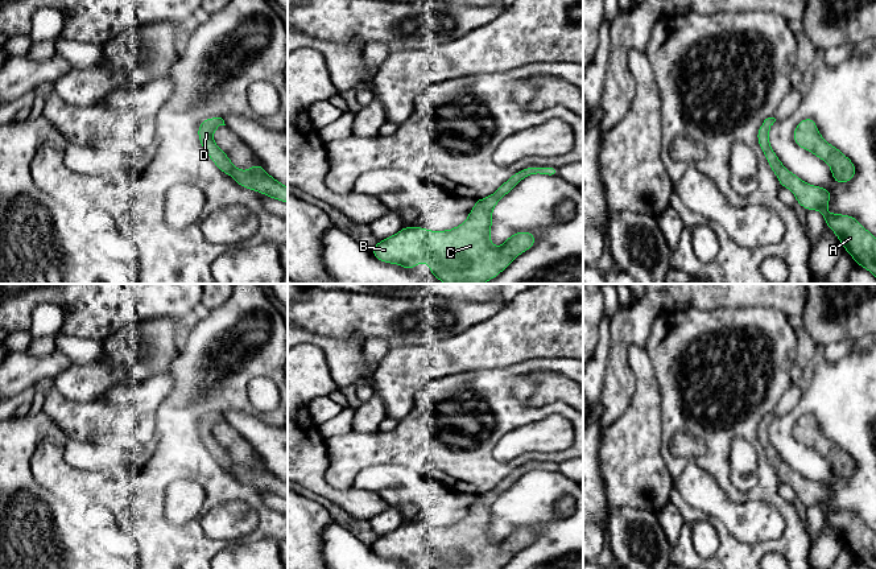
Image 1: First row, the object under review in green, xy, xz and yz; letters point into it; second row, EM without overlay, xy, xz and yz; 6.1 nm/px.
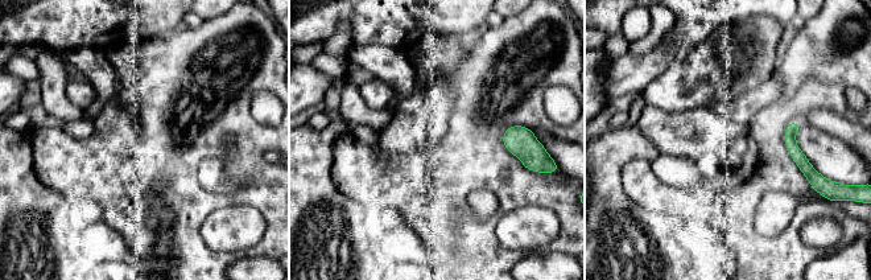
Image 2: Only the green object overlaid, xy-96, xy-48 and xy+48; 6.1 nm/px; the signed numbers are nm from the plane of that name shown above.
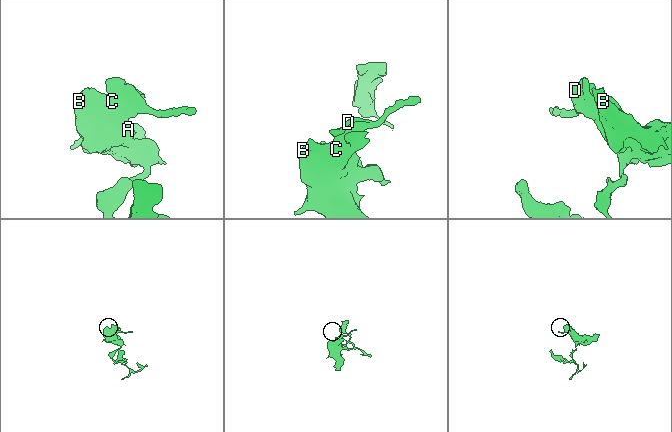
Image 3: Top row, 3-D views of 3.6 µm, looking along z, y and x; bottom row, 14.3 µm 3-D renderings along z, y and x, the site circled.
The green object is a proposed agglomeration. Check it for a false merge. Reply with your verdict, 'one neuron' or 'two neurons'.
one neuron

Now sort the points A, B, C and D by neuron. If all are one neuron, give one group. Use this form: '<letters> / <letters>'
A B C D

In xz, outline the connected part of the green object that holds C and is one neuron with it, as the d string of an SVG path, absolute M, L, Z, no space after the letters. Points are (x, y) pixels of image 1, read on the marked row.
M528 166L516 172L493 194L475 199L475 207L460 226L445 231L404 227L393 236L380 240L371 252L380 261L412 271L420 261L425 261L433 277L446 284L484 284L536 243L532 232L520 231L509 236L503 246L493 247L489 239L492 209L525 177L555 177L558 173L554 166Z

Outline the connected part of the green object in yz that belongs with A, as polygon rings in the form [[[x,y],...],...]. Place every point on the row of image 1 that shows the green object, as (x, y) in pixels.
[[[774,117],[763,121],[757,131],[757,141],[780,185],[792,190],[797,203],[803,209],[819,210],[826,226],[836,234],[843,248],[854,257],[855,264],[864,267],[876,277],[876,238],[852,215],[830,214],[826,206],[832,194],[826,187],[803,182],[782,165],[769,144],[769,129],[774,121]]]

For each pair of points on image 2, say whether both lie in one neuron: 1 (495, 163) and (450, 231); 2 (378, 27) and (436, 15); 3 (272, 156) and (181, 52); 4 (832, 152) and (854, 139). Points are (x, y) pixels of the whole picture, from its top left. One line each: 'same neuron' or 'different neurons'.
1: same neuron
2: same neuron
3: different neurons
4: different neurons

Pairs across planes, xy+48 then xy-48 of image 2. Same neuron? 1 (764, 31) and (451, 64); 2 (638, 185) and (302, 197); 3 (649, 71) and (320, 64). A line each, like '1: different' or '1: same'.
1: same
2: different
3: different

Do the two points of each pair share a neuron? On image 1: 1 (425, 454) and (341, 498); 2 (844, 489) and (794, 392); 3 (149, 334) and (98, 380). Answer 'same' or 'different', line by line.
1: different
2: different
3: same

